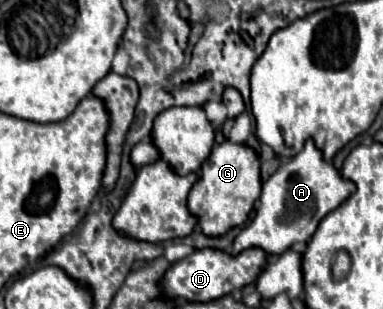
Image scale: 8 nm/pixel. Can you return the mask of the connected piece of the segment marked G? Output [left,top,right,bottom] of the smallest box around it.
[187,140,261,238]

